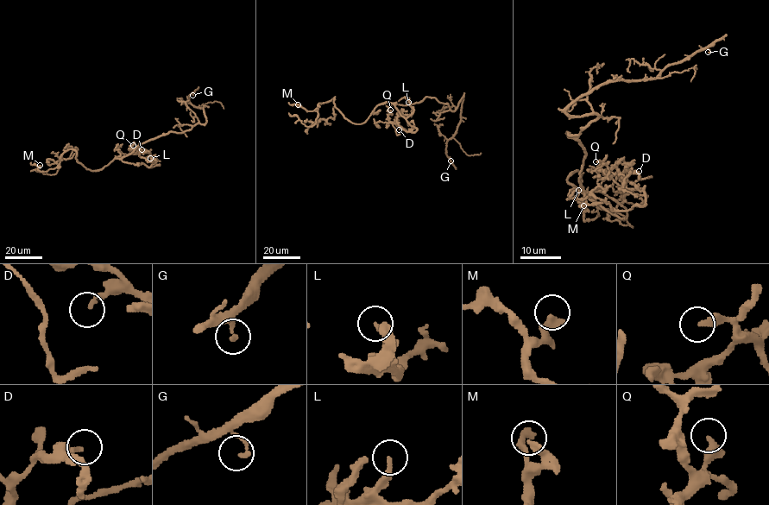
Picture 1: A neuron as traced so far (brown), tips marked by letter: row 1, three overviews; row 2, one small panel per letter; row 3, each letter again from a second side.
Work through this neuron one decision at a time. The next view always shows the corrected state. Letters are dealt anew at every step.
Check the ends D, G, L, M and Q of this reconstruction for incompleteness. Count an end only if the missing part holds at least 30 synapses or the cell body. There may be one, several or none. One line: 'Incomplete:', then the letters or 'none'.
Incomplete: none

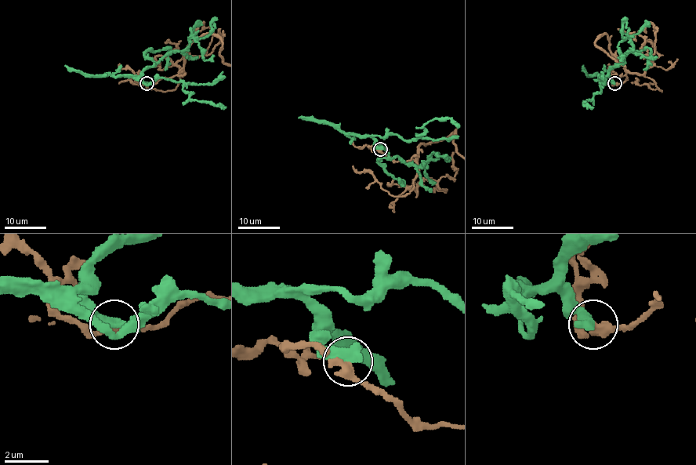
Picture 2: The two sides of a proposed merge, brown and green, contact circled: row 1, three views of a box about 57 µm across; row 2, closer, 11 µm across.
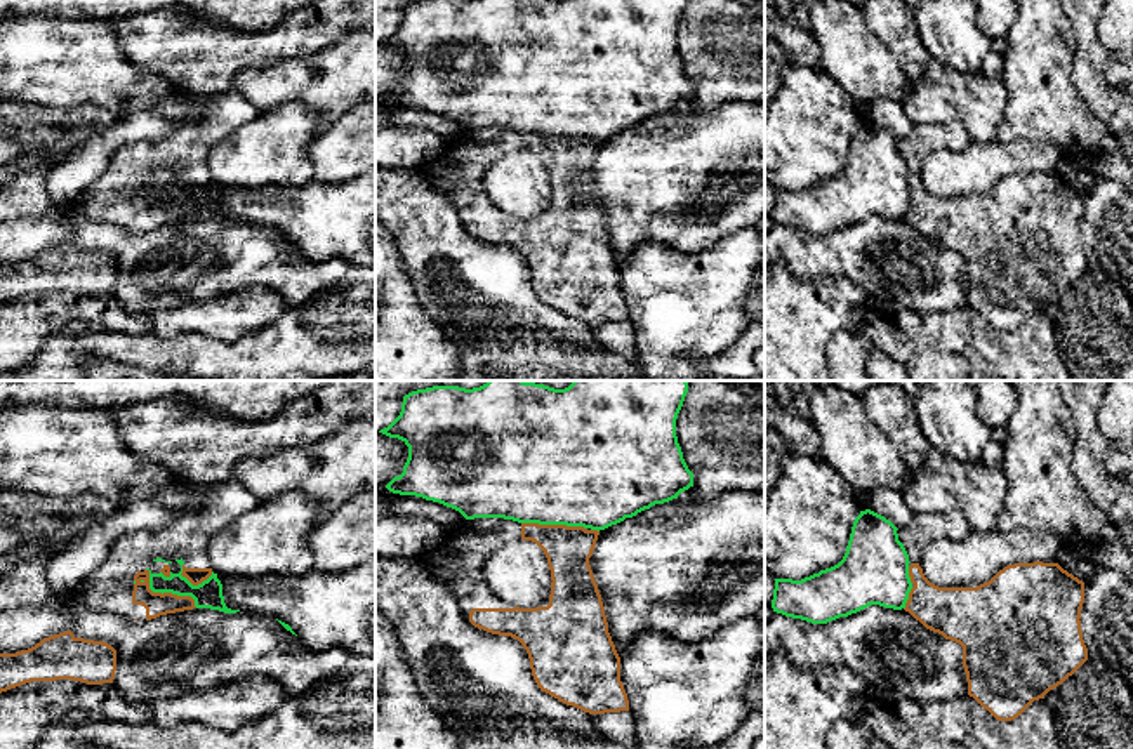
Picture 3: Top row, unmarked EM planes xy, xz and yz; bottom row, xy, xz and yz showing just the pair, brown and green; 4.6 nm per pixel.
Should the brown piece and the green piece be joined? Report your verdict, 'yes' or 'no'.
no

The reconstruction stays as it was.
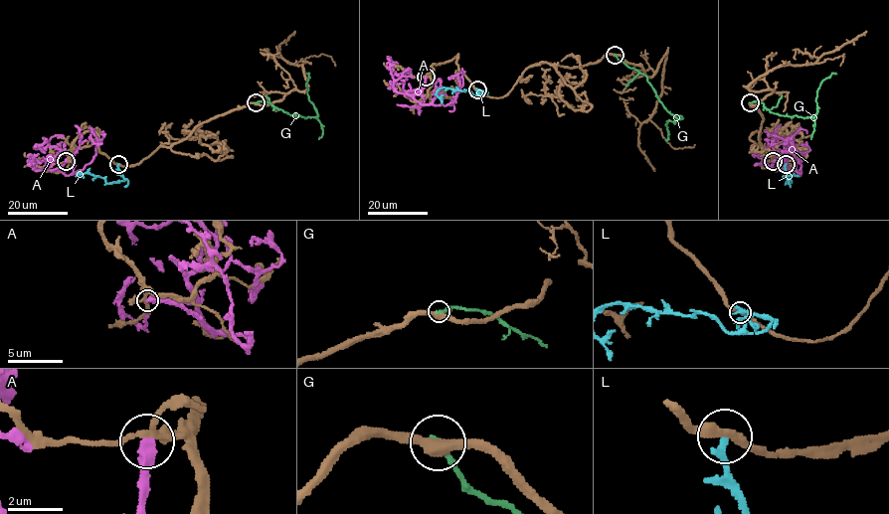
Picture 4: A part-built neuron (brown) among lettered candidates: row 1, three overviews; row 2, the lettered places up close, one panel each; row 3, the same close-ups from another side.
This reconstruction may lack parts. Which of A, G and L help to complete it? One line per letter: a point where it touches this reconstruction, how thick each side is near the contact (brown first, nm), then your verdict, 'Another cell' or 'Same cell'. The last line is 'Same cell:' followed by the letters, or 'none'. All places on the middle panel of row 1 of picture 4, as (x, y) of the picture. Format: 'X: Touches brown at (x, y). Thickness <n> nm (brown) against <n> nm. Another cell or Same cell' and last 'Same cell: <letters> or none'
A: Touches brown at (426, 77). Thickness 190 nm (brown) against 550 nm. Another cell
G: Touches brown at (615, 55). Thickness 420 nm (brown) against 240 nm. Another cell
L: Touches brown at (477, 89). Thickness 320 nm (brown) against 300 nm. Another cell
Same cell: none

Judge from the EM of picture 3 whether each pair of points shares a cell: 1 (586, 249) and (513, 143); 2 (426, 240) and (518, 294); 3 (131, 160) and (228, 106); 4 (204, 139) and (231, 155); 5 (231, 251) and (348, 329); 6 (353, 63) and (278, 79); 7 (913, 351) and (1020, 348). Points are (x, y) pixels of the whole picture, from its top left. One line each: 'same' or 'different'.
1: same
2: same
3: same
4: different
5: different
6: same
7: different

